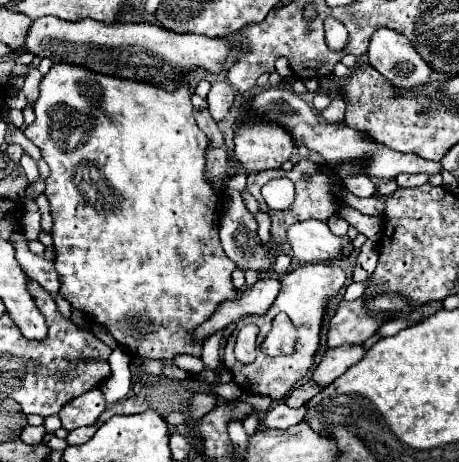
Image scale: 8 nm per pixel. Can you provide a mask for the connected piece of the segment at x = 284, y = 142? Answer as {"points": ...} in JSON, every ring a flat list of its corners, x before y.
{"points":[[244,121,242,125,238,125,234,145,234,157,242,163,242,169,246,173,280,169,294,151,294,141,292,137,288,137,288,131,280,129,280,125,268,125,266,121]]}

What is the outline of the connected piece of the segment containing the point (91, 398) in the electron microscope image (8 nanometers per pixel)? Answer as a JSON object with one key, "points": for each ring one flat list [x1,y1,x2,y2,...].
{"points":[[92,389,86,391,78,397,74,397,72,401,68,401,68,405,64,405,64,409,60,409,60,419,62,419,62,427,66,431,72,431,76,427,82,425,94,425,98,415,106,409,106,401,100,389]]}

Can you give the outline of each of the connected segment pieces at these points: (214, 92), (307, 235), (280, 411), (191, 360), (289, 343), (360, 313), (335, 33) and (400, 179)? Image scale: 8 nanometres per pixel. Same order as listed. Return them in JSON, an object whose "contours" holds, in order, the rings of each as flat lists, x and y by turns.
{"contours":[[[214,83,210,93,208,93,208,105,210,105,210,115,214,121,220,121,226,117,234,103,234,89,230,83]],[[300,221,288,229,292,257,300,263,328,263,344,257,348,237,334,235,324,221]],[[280,401,280,403,276,403,276,407,270,407,270,411,264,415,262,427,266,427,266,429,288,429,288,427,300,423,304,413,306,413,304,407,290,409,288,405,284,405]],[[176,355,172,361,174,361,176,367,180,367,184,371,196,371,196,373,200,373,204,369,200,357,192,357,192,355]],[[276,317,272,321,272,331,262,341,262,351,266,355,288,355,294,351,296,331,288,317]],[[364,297,356,301,340,301,336,315,328,323,328,349,336,349,340,345,362,345,382,323,384,321,376,321,376,317,368,317,368,313,364,313]],[[328,17,324,21,324,29,326,29,326,45,332,51,346,49,346,45,348,45,348,31,346,31,346,27,340,21]],[[400,173,396,175,396,183,400,187,422,187,426,181,428,181,430,175,426,173,418,173,418,175,412,175,412,173]]]}

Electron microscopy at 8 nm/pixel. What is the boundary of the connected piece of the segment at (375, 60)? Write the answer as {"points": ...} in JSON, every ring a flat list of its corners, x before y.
{"points":[[378,29,368,47,368,61,398,89,412,89,428,83,432,69,412,49,410,41,392,31]]}

